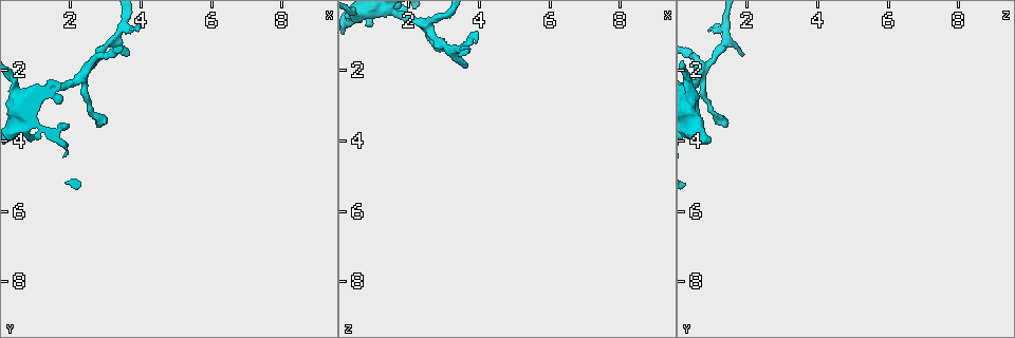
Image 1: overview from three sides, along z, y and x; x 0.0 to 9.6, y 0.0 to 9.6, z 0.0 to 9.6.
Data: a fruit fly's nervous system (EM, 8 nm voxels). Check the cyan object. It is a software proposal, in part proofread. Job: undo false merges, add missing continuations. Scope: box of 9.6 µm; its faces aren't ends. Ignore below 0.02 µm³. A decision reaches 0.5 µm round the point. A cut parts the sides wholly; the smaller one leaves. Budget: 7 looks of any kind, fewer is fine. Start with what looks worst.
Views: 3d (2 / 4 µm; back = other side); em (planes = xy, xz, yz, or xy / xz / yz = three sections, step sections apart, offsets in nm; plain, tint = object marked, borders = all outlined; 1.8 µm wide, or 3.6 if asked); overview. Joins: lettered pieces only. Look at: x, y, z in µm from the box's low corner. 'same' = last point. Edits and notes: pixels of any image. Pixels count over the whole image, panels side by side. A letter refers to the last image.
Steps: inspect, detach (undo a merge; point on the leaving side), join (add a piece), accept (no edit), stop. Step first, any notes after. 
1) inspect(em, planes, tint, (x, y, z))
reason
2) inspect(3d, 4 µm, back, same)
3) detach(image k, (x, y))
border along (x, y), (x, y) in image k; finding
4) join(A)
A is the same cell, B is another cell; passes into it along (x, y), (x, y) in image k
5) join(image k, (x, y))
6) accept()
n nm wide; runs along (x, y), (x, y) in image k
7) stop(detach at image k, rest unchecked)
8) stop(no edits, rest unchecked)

inspect(3d, 2 µm, back, (3.95, 0.85, 0.85))
thin end

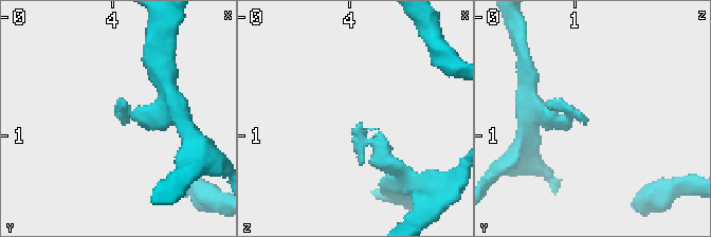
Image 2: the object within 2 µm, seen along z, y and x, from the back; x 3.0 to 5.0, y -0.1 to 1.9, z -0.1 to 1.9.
inspect(em, yz, step 8, borders, (3.92, 0.90, 0.90))
need the tissue

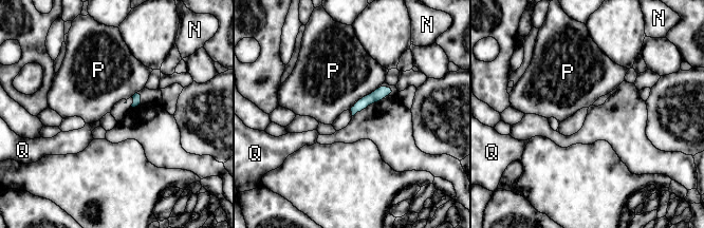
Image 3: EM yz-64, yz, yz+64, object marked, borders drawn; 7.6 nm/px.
accept()
P touches over 80 nm; N, P and Q are other cells; no lettered piece goes on from it

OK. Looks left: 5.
inspect(em, yz, step 16, borders, (0.80, 3.95, 0.70))
branch stops here

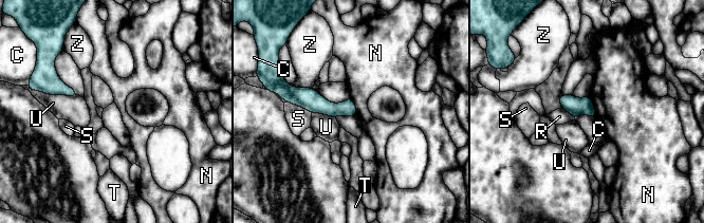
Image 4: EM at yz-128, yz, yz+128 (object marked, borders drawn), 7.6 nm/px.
inspect(em, planes, borders, same)
another direction

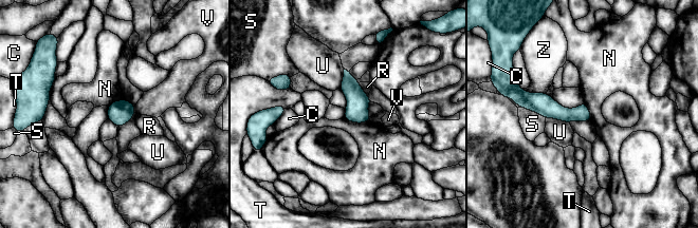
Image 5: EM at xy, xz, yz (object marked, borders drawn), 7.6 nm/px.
accept()
120 nm wide; C, N, R, S, T, U, V and Z are other cells; border along (344, 118), (355, 122), (369, 120) in image 5; none of them fits

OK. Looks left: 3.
inspect(em, planes, borders, (3.00, 3.50, 1.35))
tapers out

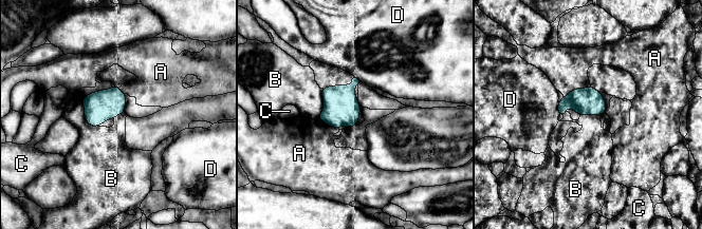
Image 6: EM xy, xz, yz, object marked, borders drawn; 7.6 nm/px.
accept()
200 nm wide; B touches over 260 nm; A, B, C and D are other cells; none of them fits

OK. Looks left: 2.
stop(no edits, rest unchecked)

